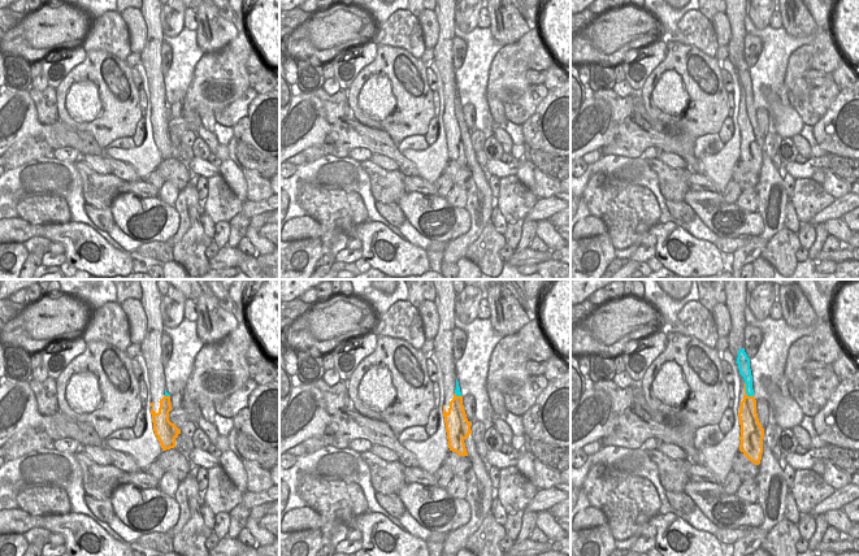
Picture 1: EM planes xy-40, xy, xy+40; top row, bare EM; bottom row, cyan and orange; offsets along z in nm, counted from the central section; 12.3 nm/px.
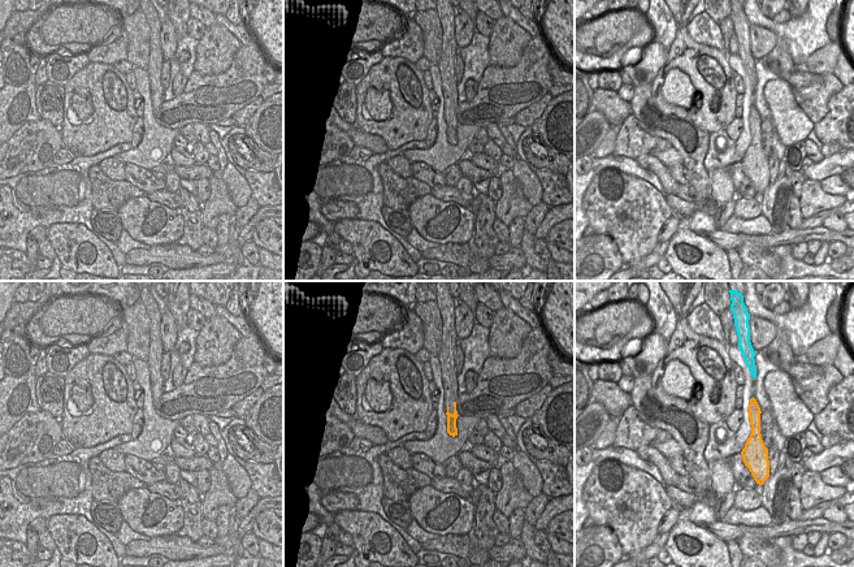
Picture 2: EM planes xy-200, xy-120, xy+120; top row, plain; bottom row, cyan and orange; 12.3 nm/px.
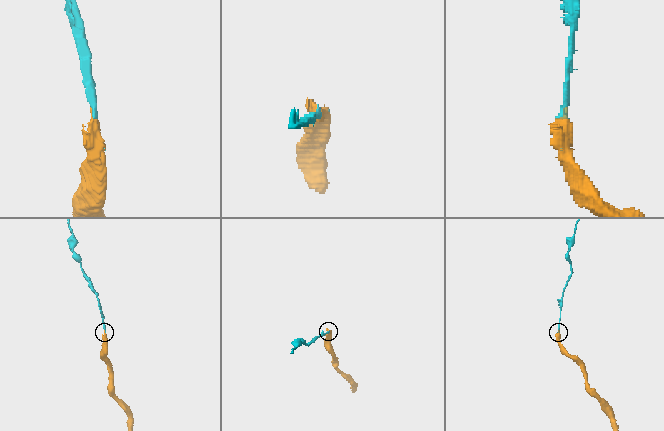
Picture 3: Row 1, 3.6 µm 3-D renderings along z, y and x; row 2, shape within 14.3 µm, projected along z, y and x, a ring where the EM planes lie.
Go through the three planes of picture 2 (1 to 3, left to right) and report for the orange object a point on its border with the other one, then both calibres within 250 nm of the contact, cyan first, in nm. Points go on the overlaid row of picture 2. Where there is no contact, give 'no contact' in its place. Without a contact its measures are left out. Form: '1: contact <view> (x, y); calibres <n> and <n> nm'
1: no contact
2: no contact
3: no contact

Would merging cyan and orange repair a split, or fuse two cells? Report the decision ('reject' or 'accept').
reject

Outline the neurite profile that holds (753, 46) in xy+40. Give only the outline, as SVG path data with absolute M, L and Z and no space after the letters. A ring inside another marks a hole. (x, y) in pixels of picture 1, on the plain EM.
M746 34L743 57L749 68L752 68L762 53L762 40L759 36Z

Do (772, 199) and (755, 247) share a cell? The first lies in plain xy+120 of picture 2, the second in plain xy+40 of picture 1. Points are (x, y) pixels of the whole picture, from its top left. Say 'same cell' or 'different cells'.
same cell

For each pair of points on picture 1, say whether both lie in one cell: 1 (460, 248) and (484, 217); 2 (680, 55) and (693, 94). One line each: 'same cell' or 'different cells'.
1: same cell
2: same cell

